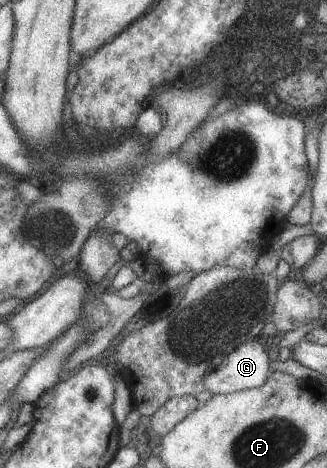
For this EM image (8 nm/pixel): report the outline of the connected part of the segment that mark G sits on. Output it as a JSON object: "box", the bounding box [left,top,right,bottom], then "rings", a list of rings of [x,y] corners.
{"box":[203,340,269,396],"rings":[[[247,340],[203,378],[204,396],[260,388],[266,382],[269,364],[265,348],[255,340]]]}

